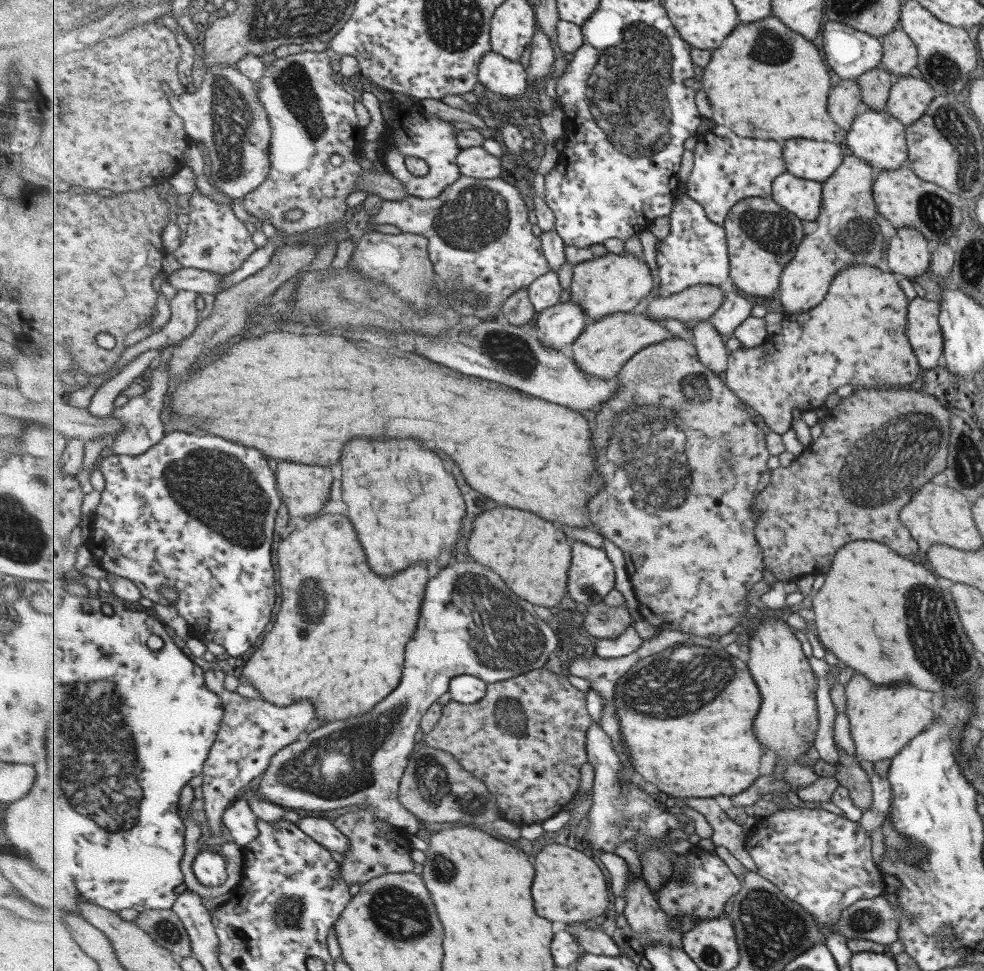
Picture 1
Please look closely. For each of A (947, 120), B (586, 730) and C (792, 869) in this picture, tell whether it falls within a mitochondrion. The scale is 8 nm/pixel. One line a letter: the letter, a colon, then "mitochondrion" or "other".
A: mitochondrion
B: other
C: other

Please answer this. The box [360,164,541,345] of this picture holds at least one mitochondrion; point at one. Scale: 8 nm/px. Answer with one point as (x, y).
(470, 221)

